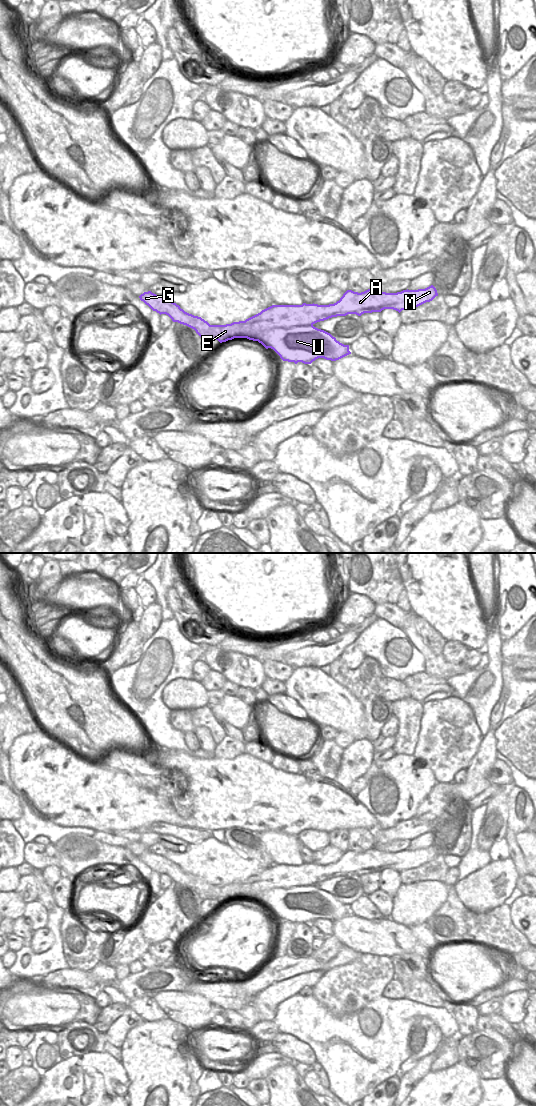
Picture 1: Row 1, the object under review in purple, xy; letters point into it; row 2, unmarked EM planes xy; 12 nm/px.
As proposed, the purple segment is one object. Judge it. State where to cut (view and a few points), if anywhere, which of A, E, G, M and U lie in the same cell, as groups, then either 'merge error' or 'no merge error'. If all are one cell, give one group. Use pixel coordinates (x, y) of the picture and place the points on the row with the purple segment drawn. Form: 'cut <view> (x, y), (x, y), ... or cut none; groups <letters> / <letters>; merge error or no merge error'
cut xy (312, 324), (268, 328), (261, 331), (257, 335), (256, 340); groups A E M / G U; merge error

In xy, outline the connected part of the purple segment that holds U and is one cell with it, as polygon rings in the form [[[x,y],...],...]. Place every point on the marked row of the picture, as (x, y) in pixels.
[[[313,325],[268,329],[257,335],[257,341],[266,349],[273,349],[283,361],[294,362],[295,364],[298,362],[311,364],[318,358],[336,361],[351,354],[349,345],[340,343],[330,333]]]

